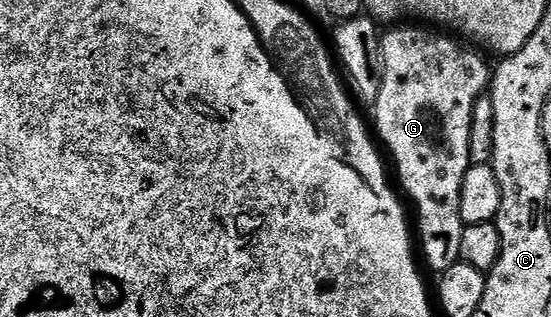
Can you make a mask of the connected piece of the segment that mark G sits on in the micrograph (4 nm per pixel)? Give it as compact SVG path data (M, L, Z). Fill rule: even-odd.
M397 24L386 30L389 31L381 34L381 63L385 71L375 103L377 130L397 161L397 174L401 177L402 188L417 205L417 226L421 229L421 250L425 253L425 262L434 272L440 272L461 261L459 240L463 240L465 226L459 216L459 192L463 188L463 176L471 164L471 112L478 98L486 93L490 85L491 66L476 54L476 49L468 45L460 46L444 38L449 37L444 33L417 24Z

